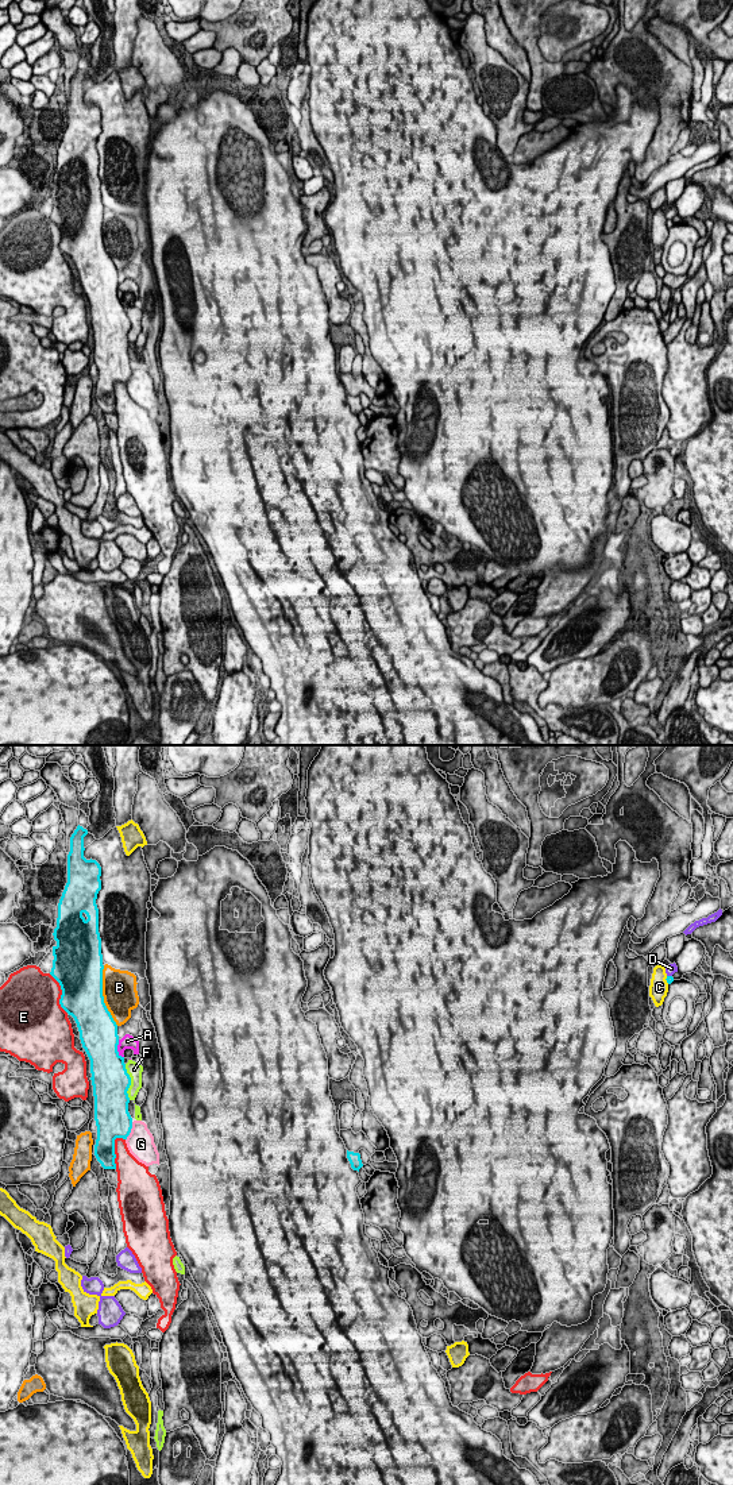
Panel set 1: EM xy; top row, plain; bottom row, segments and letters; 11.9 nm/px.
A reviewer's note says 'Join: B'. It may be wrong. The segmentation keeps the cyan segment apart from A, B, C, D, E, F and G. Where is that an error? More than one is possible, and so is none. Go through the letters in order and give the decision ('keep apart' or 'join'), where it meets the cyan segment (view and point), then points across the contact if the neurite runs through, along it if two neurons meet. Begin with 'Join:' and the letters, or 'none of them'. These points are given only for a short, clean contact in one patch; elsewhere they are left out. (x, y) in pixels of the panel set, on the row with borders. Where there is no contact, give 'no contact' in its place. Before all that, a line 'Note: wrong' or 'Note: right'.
Note: wrong
Join: none of them
A: keep apart; contact xy (116, 1049)
B: keep apart; contact xy (101, 995)
C: keep apart; contact xy (666, 979)
D: keep apart; contact xy (670, 976)
E: keep apart; contact xy (62, 994)
F: keep apart; contact xy (130, 1082)
G: keep apart; contact xy (130, 1131)

